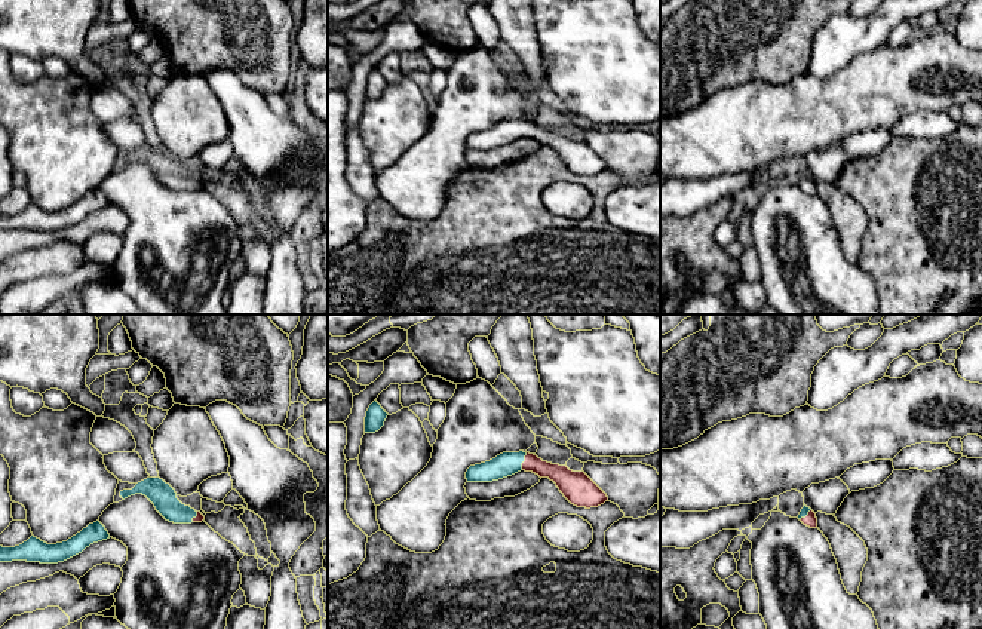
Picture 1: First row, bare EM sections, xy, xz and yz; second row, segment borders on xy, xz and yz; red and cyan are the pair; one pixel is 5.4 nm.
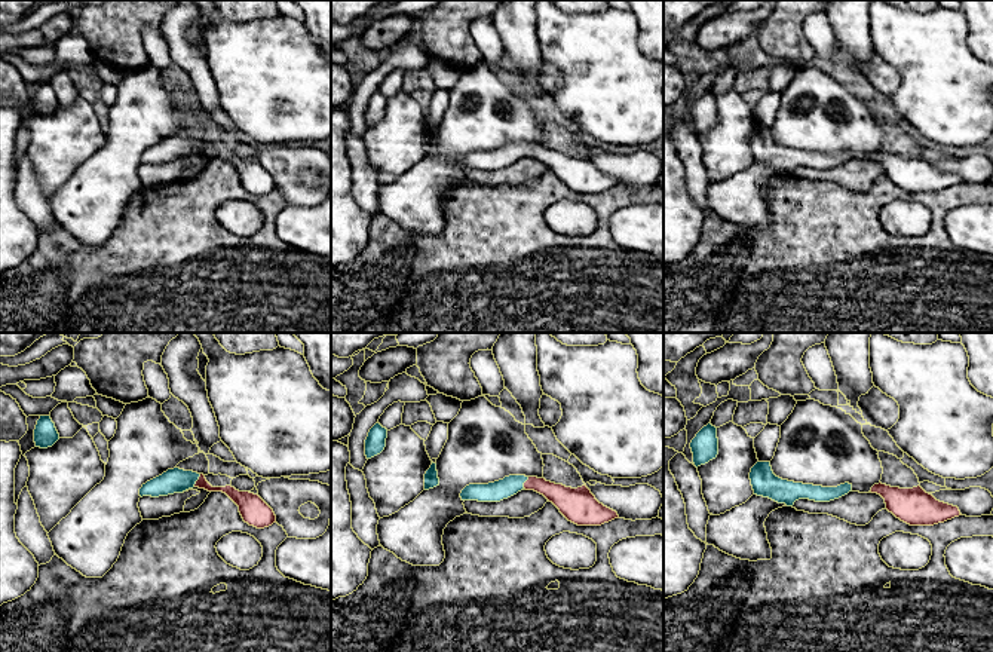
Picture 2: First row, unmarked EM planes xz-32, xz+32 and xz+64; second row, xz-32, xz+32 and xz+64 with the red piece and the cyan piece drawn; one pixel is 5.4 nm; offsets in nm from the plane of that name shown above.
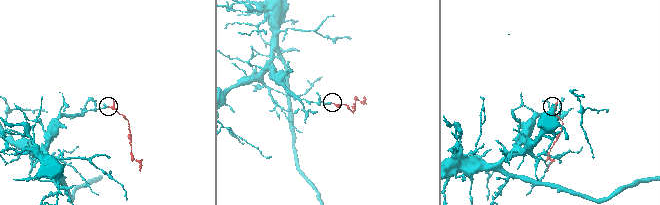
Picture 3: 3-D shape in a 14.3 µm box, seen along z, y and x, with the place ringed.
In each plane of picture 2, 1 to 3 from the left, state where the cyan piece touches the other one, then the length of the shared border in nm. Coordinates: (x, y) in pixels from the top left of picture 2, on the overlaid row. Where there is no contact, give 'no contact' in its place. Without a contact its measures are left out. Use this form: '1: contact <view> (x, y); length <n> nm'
1: contact xz-32 (198, 480); length 80 nm
2: contact xz+32 (524, 483); length 70 nm
3: no contact

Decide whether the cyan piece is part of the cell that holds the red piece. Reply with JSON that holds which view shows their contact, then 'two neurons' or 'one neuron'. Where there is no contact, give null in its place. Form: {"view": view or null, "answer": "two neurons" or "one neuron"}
{"view": "xz", "answer": "one neuron"}

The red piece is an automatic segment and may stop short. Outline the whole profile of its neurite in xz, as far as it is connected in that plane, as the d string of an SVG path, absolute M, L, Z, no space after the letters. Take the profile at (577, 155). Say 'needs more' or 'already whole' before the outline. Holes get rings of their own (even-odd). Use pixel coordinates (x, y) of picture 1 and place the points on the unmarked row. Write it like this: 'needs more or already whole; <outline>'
needs more; M524 119L503 120L490 129L470 134L466 147L467 150L492 150L521 138L549 145L564 165L577 175L590 177L608 169L607 162L584 139L573 139L567 134L543 129Z

